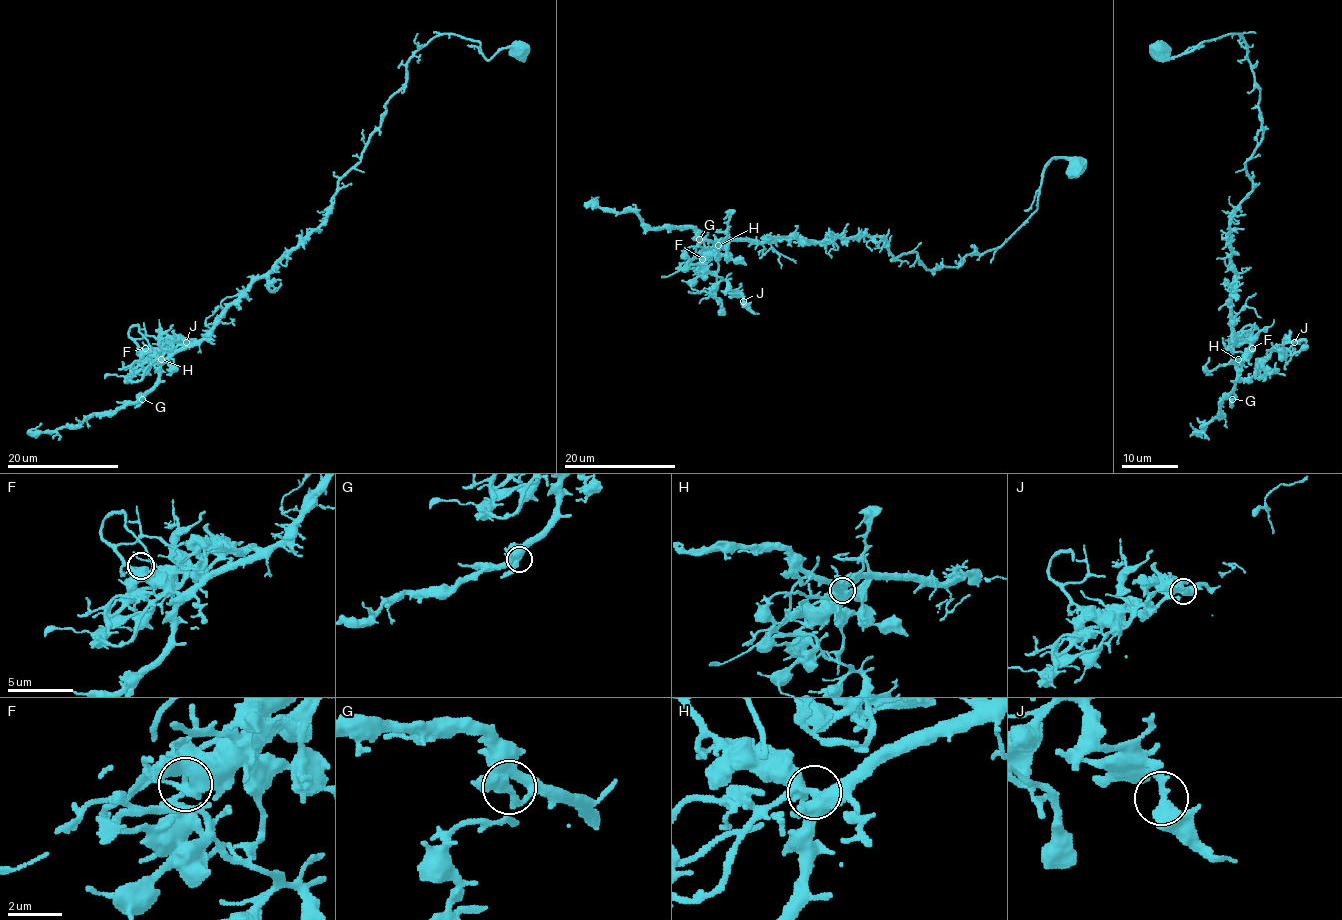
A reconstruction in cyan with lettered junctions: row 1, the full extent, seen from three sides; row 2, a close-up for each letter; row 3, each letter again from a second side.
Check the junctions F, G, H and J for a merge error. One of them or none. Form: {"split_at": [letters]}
{"split_at": ["H"]}

